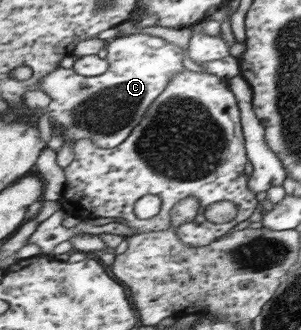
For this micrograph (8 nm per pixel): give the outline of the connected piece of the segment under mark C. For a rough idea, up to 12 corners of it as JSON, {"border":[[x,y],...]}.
{"border":[[116,37],[106,73],[42,79],[64,139],[114,149],[185,70],[184,49]]}

